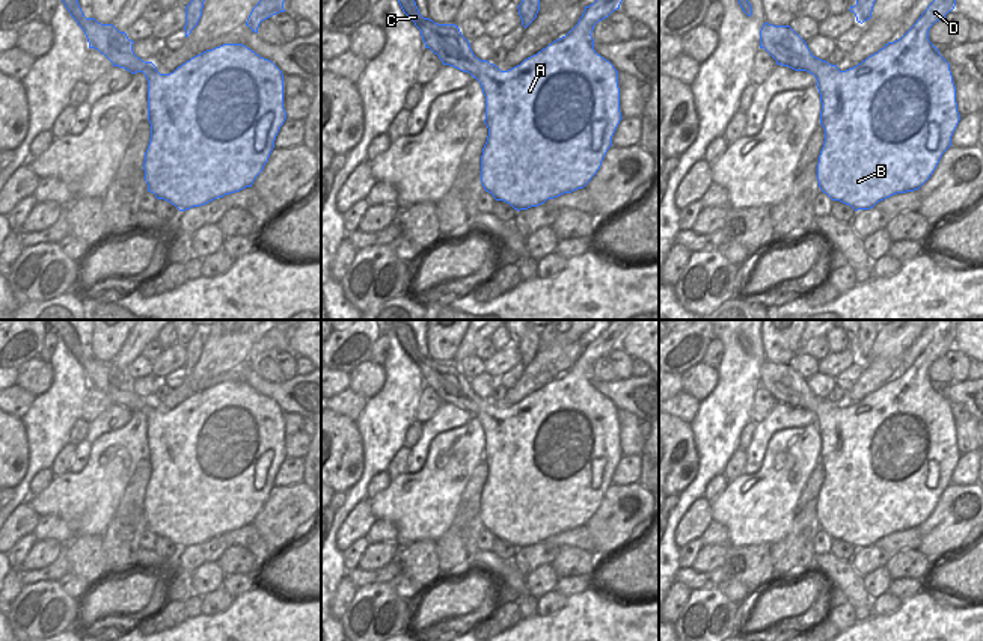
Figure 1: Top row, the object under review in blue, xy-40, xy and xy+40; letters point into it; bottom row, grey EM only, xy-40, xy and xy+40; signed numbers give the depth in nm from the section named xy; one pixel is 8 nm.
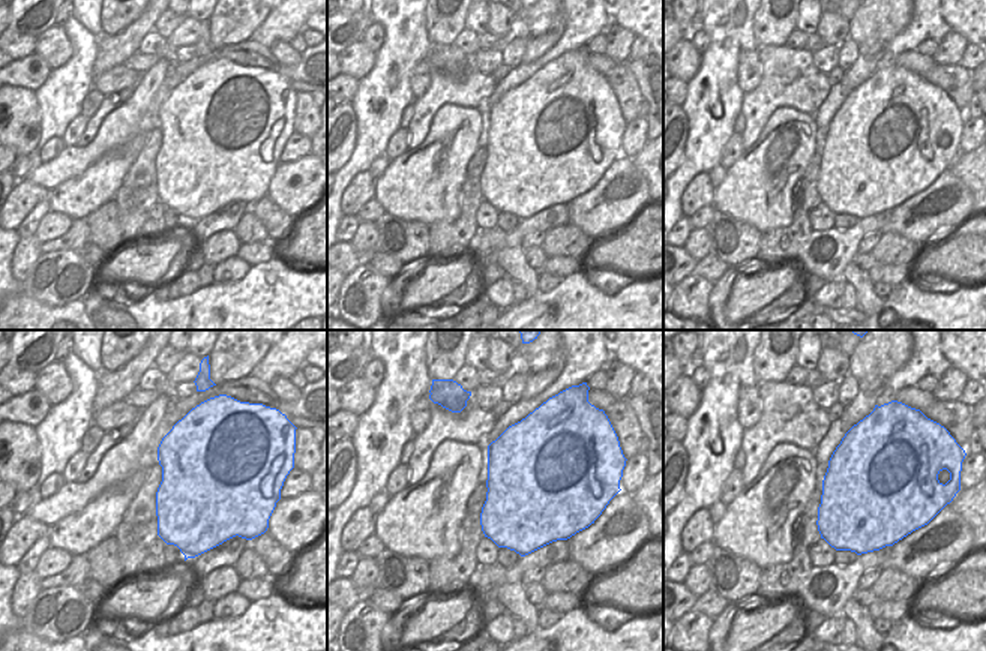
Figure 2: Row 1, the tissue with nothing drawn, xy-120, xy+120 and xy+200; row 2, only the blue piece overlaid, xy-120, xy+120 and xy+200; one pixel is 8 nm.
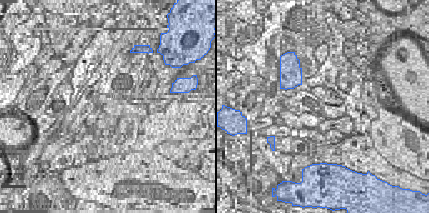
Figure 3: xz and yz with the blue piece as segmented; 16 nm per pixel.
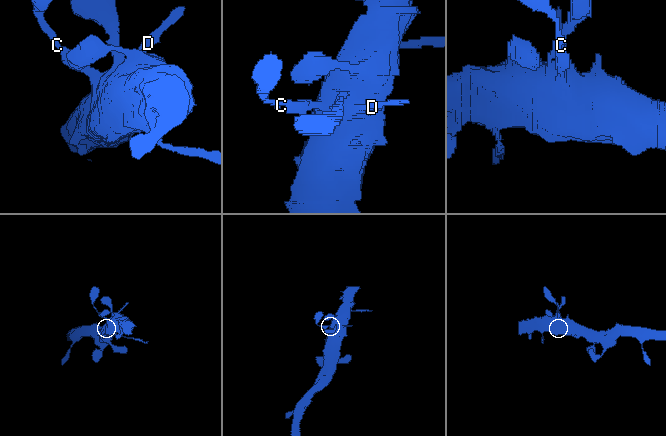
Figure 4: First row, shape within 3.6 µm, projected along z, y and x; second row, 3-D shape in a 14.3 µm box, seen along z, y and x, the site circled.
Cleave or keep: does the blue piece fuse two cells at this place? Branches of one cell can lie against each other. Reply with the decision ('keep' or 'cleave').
keep

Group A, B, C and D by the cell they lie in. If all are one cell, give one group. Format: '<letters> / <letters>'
A B C D

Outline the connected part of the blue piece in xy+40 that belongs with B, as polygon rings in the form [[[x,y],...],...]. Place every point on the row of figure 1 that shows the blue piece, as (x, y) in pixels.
[[[933,0],[900,39],[885,44],[846,71],[816,57],[790,26],[763,24],[760,48],[764,48],[776,65],[807,71],[817,80],[820,125],[825,130],[817,181],[832,201],[858,211],[870,210],[893,195],[918,190],[951,146],[951,136],[960,121],[956,86],[950,63],[929,41],[929,30],[954,6],[956,0]]]

